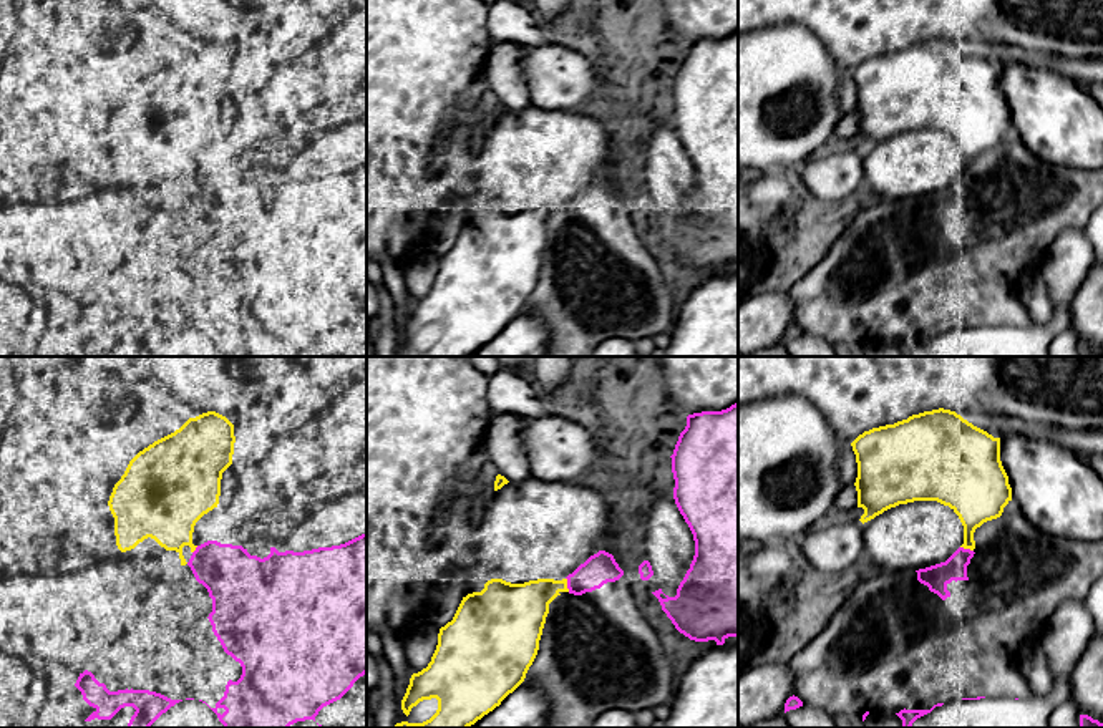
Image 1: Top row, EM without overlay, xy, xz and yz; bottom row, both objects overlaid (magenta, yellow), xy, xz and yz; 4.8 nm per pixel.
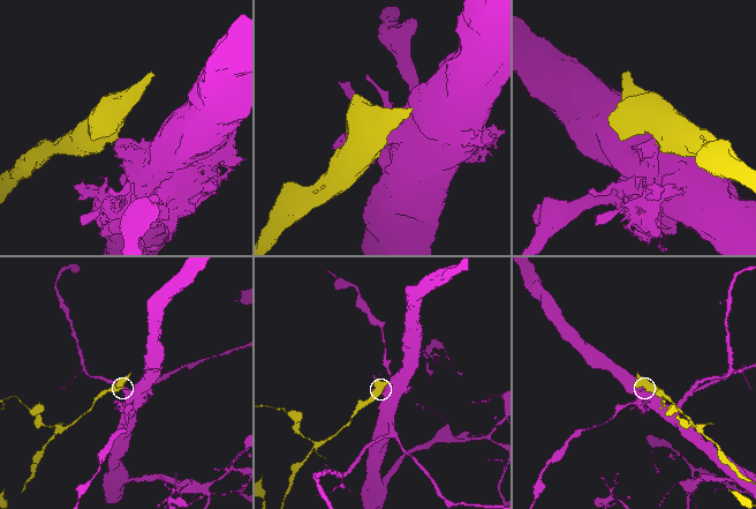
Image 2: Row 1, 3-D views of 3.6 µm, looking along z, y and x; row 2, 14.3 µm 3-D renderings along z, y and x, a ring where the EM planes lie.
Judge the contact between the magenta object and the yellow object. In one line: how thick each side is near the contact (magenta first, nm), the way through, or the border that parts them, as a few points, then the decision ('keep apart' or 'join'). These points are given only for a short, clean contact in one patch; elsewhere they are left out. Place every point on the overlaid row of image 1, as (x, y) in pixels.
calibres 150 and 240 nm; keep apart

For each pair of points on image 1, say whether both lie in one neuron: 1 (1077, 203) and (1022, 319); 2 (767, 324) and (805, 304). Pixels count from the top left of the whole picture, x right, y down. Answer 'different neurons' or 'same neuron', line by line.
1: same neuron
2: different neurons

